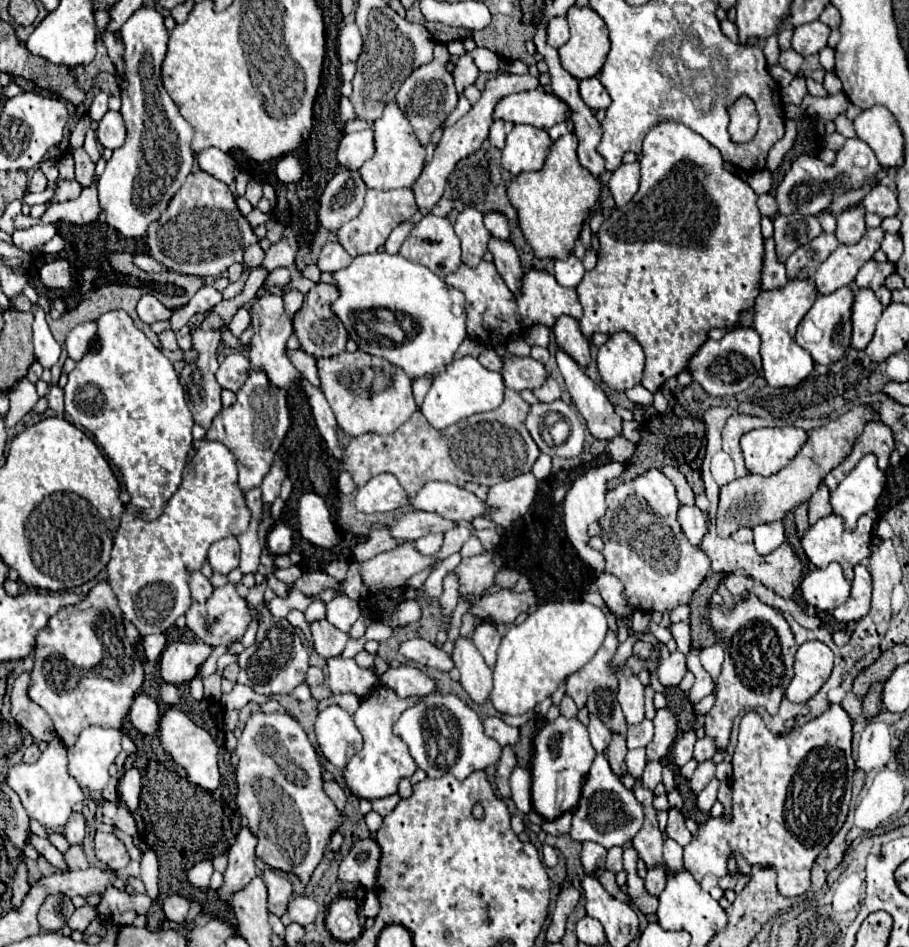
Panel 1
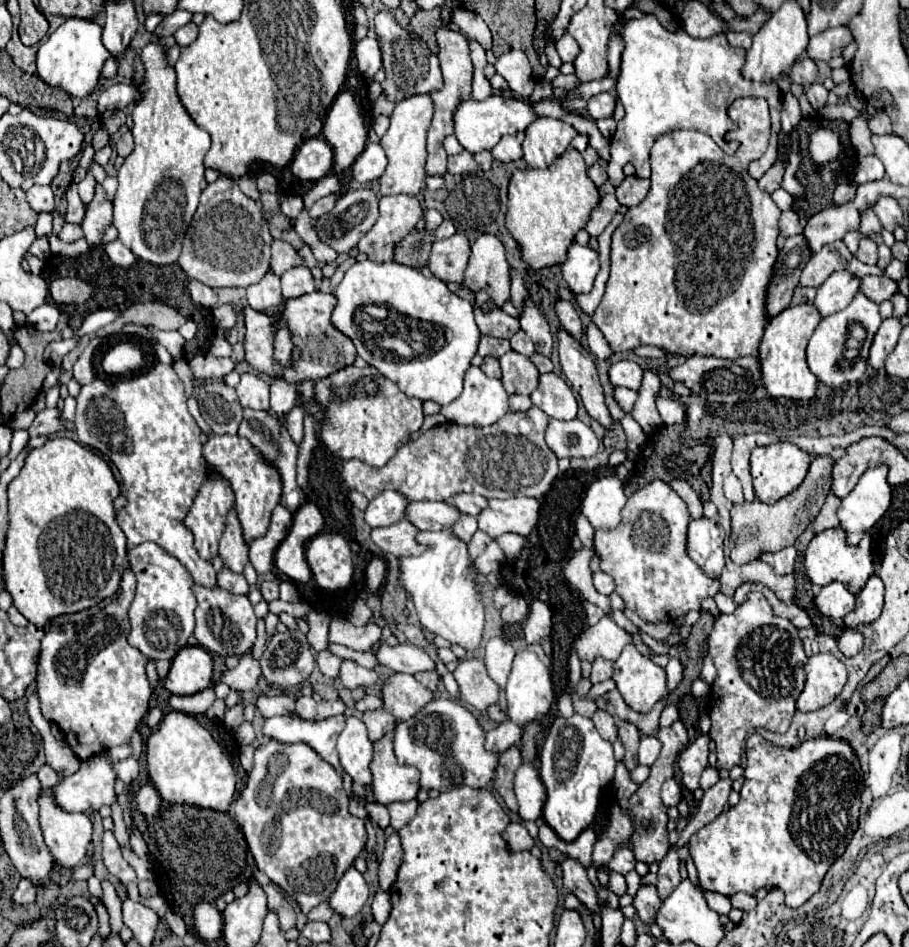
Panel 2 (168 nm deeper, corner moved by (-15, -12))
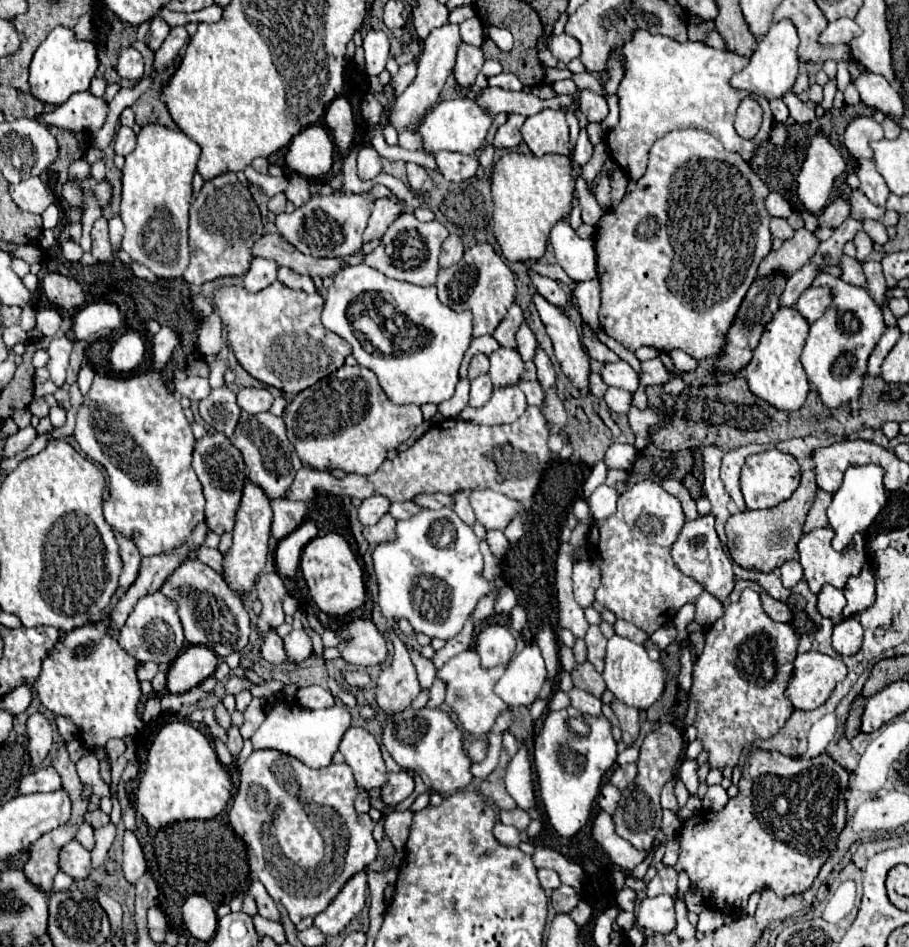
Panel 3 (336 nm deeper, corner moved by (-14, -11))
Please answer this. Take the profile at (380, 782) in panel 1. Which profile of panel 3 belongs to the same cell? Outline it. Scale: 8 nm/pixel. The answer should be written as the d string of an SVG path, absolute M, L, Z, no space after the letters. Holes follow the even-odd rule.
M402 770L402 772L390 772L388 774L388 782L382 786L380 796L386 804L396 806L402 800L406 800L412 792L414 792L414 778L410 772Z

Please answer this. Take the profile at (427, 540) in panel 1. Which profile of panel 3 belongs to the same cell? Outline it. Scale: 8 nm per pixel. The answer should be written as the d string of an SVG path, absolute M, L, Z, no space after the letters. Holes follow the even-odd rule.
M456 492L454 494L454 512L462 518L462 522L466 522L468 526L474 526L476 516L474 516L474 510L472 510L472 506L468 502L466 492Z

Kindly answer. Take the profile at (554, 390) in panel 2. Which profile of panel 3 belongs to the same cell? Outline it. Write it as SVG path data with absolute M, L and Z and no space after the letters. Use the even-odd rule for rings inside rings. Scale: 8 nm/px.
M528 380L528 382L520 382L518 388L526 394L526 400L530 406L544 406L546 404L546 392L542 390L538 380Z

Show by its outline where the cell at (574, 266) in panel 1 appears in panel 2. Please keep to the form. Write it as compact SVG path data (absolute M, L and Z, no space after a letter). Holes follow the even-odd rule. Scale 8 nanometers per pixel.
M571 243L567 249L567 259L561 263L563 279L575 293L587 293L593 289L593 281L599 271L599 255L587 245Z

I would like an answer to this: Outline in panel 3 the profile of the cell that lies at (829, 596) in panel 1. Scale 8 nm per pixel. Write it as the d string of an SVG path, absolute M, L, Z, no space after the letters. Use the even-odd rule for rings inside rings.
M826 584L822 586L820 594L818 594L818 612L824 616L824 618L830 618L834 624L842 620L842 610L846 606L846 598L844 598L844 592Z

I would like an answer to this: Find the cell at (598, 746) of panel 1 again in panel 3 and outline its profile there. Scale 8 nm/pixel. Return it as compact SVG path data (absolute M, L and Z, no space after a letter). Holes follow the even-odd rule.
M572 688L568 692L570 700L572 700L572 706L582 712L582 714L590 714L590 716L602 716L602 702L598 698L594 698L592 694L584 692L584 690L578 690L578 688Z

